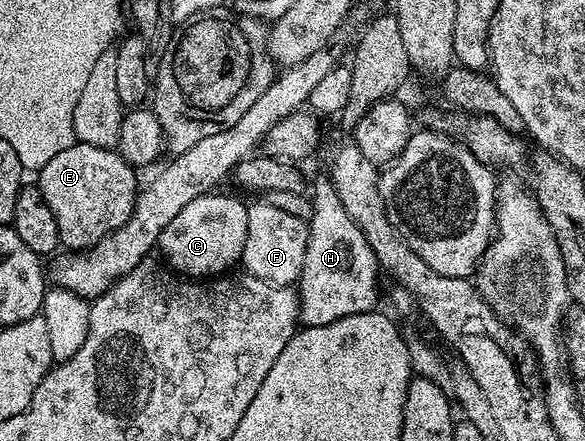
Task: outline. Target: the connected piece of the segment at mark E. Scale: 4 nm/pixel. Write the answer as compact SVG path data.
M80 142L67 146L67 150L55 154L47 166L39 169L41 177L35 180L36 187L40 188L47 206L51 206L51 214L55 214L59 238L66 249L94 248L131 218L139 191L133 172L136 172L134 165L128 164L120 152Z

